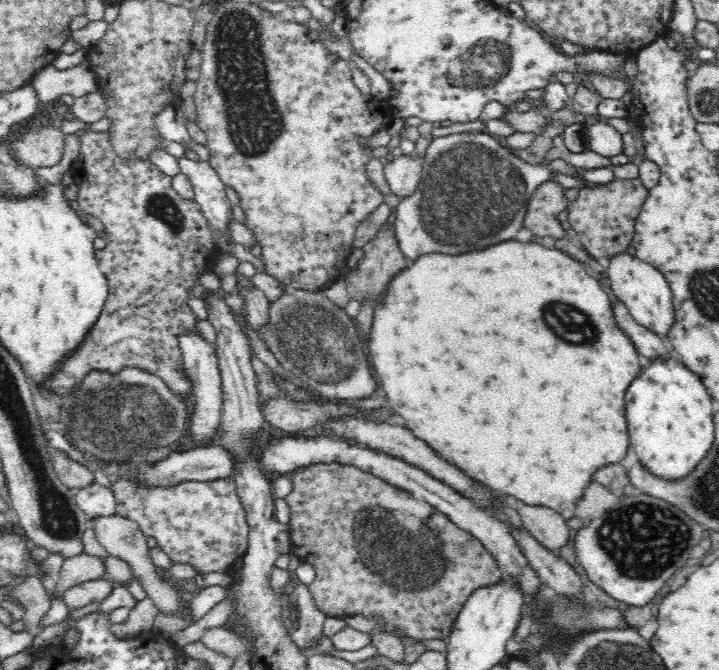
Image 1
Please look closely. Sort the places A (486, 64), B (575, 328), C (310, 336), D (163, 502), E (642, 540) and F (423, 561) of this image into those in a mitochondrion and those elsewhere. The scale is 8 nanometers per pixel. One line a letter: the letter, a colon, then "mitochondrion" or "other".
A: mitochondrion
B: mitochondrion
C: mitochondrion
D: other
E: mitochondrion
F: mitochondrion

